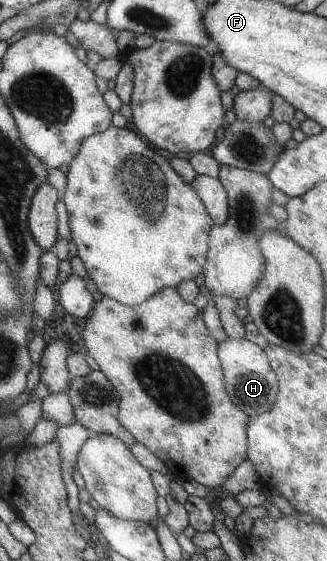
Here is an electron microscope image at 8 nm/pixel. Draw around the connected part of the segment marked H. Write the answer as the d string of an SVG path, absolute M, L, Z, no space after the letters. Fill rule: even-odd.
M227 337L217 348L217 356L221 356L221 368L225 368L225 392L233 396L233 405L247 417L269 411L277 395L277 378L263 349L245 338Z

